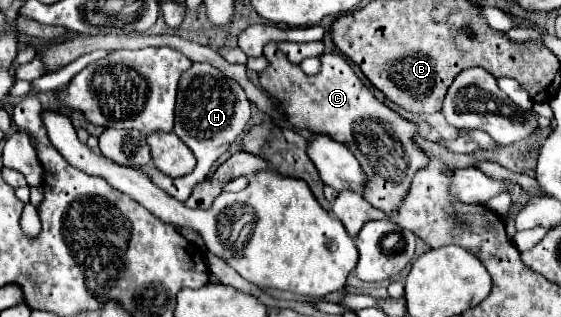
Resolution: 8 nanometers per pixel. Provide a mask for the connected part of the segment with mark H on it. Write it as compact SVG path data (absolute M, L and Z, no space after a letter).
M192 63L192 67L180 75L174 133L178 137L182 137L182 141L192 149L194 157L198 159L196 169L190 175L184 175L184 177L178 177L178 179L156 175L154 167L150 167L150 165L148 167L138 167L138 169L146 171L156 181L156 185L166 189L172 197L176 197L178 201L186 201L192 193L192 187L206 179L214 161L242 133L248 119L250 119L250 101L248 101L244 89L234 79L228 79L226 75L222 75L210 63Z

